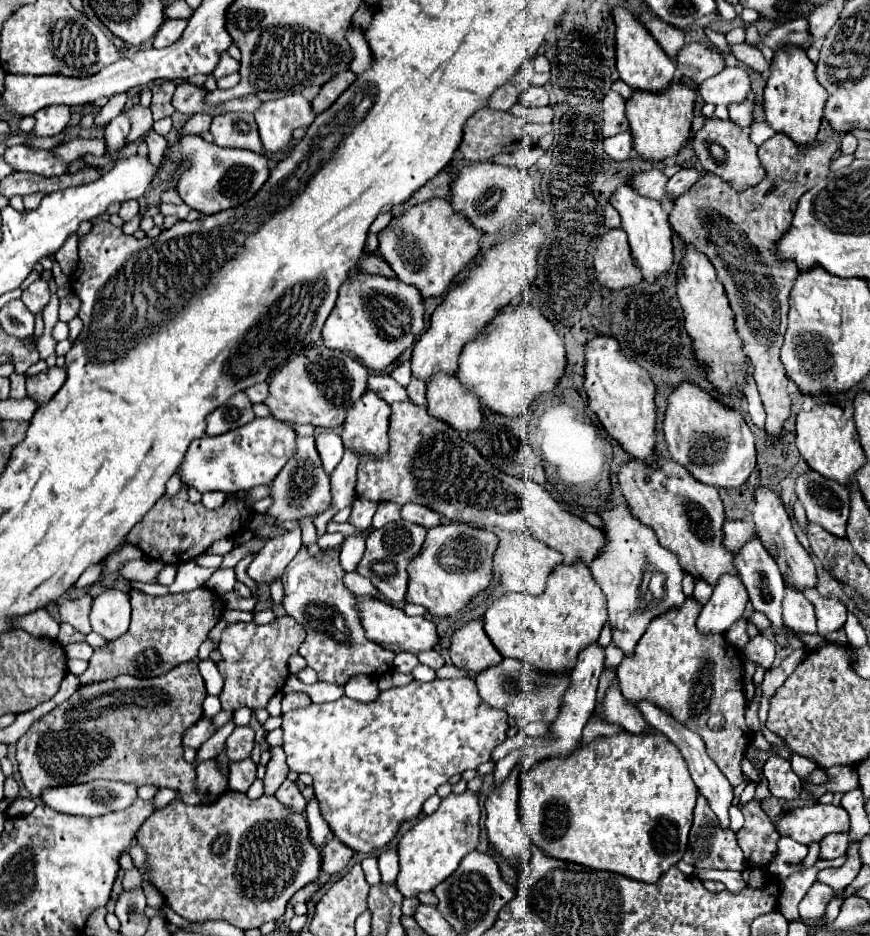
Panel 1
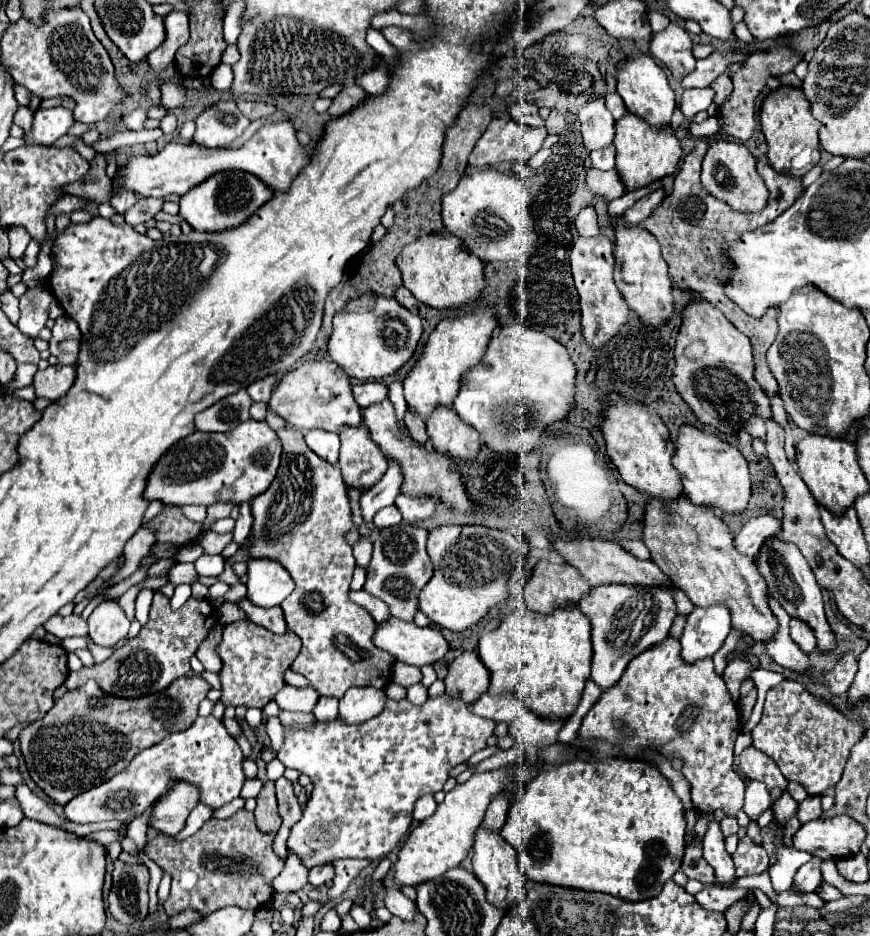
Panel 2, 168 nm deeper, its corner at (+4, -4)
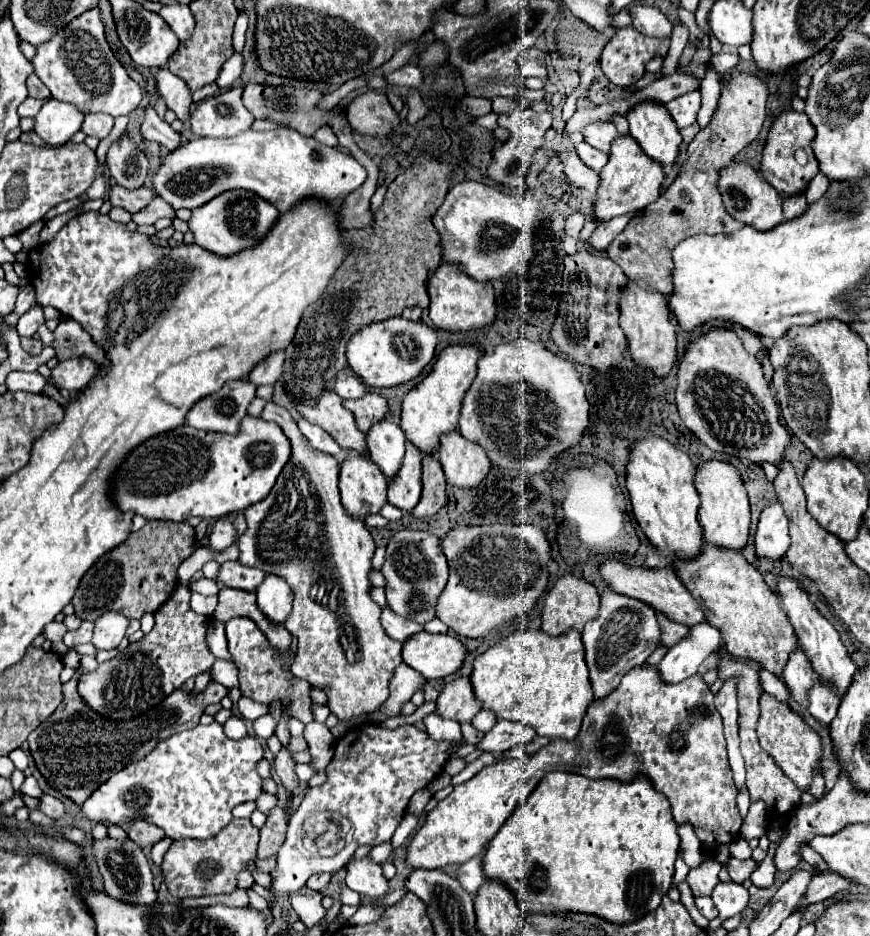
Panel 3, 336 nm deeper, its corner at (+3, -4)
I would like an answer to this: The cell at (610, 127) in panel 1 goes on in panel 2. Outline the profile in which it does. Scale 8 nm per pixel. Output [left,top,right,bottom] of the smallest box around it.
[578,98,614,150]

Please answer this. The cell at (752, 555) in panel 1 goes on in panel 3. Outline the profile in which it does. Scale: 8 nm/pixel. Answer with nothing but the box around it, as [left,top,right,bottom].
[809,678,839,726]

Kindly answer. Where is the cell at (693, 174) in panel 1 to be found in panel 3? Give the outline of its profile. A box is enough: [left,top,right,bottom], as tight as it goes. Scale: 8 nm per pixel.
[589,214,631,250]

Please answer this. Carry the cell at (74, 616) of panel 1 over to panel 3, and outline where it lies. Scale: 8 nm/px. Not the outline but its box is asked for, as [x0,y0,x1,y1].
[43,622,67,642]

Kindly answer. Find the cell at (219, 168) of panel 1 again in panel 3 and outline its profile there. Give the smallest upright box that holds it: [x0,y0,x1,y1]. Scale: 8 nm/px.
[189,190,279,258]

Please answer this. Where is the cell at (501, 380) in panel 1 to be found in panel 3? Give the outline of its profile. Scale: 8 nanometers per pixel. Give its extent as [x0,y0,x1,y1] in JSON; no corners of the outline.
[459,338,589,474]

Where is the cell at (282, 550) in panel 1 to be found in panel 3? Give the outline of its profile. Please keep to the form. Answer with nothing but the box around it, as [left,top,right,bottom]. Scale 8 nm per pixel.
[257,574,293,624]

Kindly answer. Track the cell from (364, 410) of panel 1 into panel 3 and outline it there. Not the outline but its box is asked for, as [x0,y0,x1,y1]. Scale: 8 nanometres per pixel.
[339,454,387,520]

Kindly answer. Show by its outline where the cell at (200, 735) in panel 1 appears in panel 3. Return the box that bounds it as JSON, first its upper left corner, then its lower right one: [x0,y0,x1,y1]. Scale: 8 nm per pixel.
[81,722,265,840]

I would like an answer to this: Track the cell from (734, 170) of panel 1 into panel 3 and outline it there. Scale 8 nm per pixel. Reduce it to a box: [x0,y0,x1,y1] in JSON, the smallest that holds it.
[719,162,783,232]

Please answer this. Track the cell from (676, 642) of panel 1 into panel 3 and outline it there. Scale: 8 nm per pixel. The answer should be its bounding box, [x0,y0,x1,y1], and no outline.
[407,666,743,870]

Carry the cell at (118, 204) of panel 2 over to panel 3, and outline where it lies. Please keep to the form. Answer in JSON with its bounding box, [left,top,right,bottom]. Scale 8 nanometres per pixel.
[107,132,149,190]

